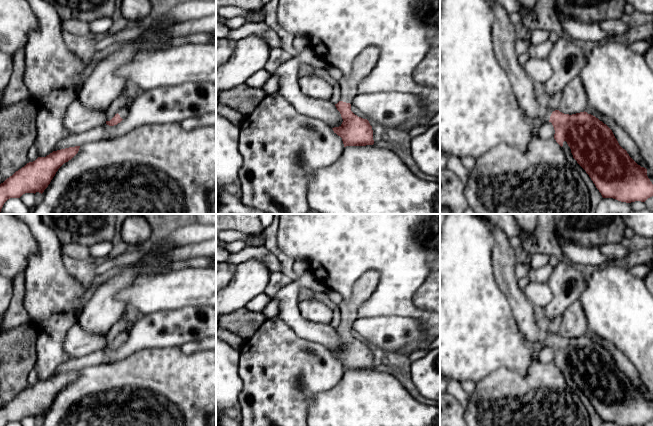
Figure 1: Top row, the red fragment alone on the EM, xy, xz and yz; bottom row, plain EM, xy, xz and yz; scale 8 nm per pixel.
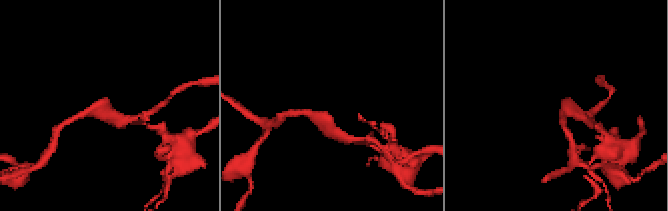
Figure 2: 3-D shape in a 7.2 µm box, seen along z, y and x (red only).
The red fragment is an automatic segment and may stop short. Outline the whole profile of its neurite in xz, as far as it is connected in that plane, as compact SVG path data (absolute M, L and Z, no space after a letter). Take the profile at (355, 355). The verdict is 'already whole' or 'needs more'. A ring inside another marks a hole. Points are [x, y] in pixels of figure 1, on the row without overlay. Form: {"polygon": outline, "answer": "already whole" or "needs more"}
{"polygon": "M367 271L355 282L351 298L338 304L341 312L341 324L335 330L340 336L343 346L339 351L332 353L342 362L344 371L374 368L372 350L367 343L358 341L351 335L351 327L357 319L358 308L374 293L378 278L377 271Z", "answer": "needs more"}

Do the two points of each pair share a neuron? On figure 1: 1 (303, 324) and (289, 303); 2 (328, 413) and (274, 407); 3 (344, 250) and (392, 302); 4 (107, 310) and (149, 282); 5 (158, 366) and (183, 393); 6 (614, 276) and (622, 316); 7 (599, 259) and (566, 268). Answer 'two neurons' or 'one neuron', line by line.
1: one neuron
2: two neurons
3: one neuron
4: two neurons
5: one neuron
6: one neuron
7: two neurons

